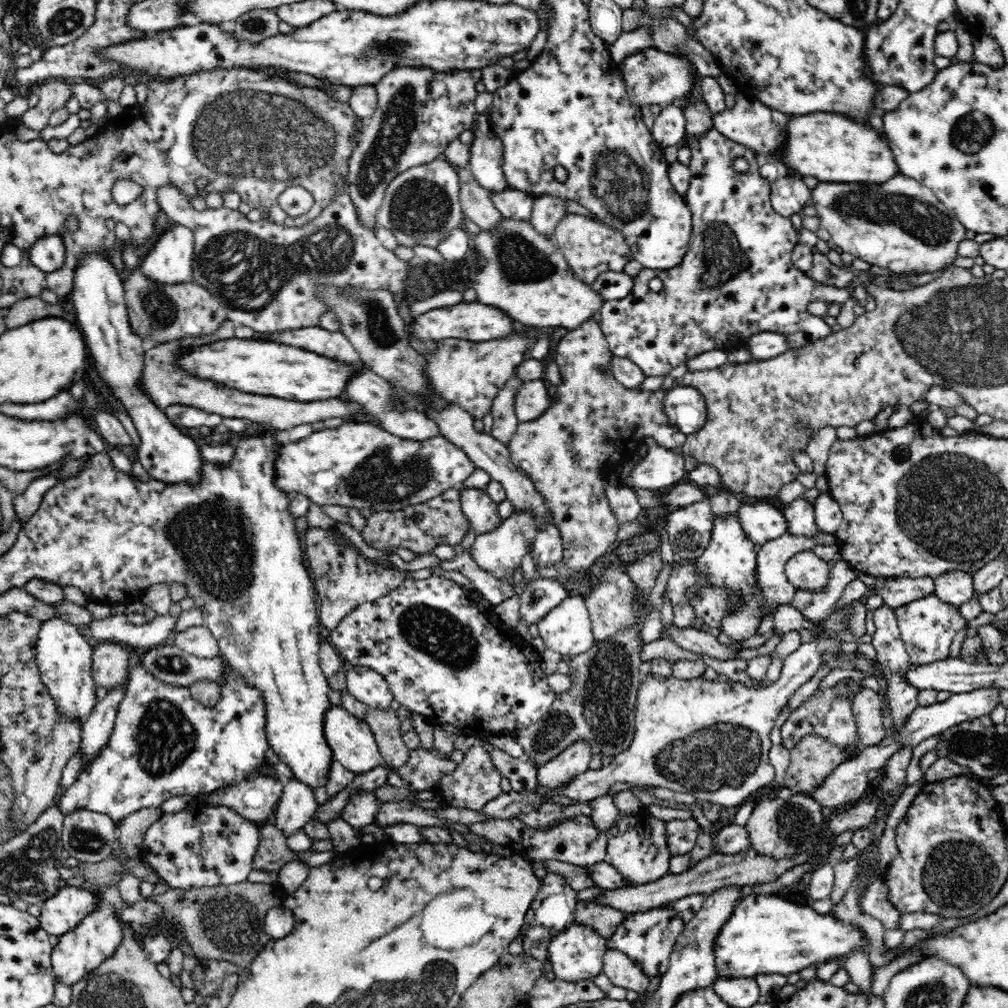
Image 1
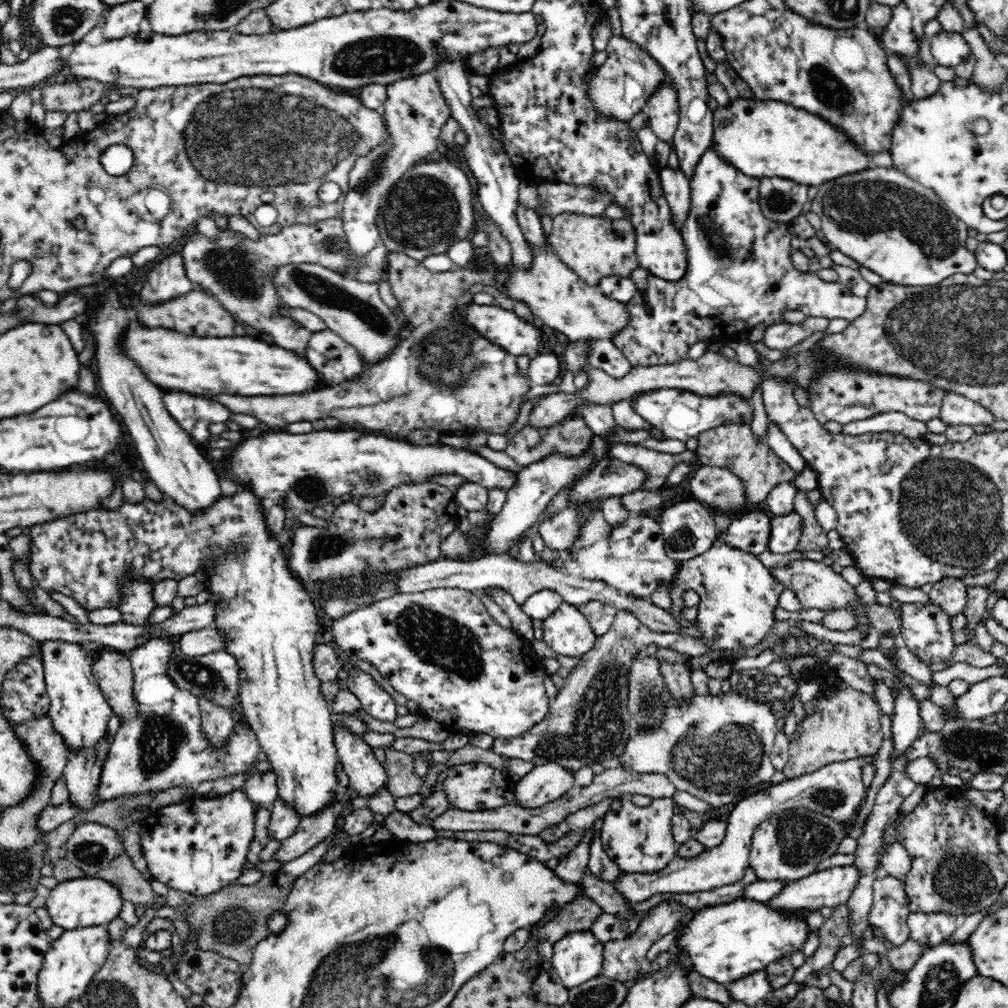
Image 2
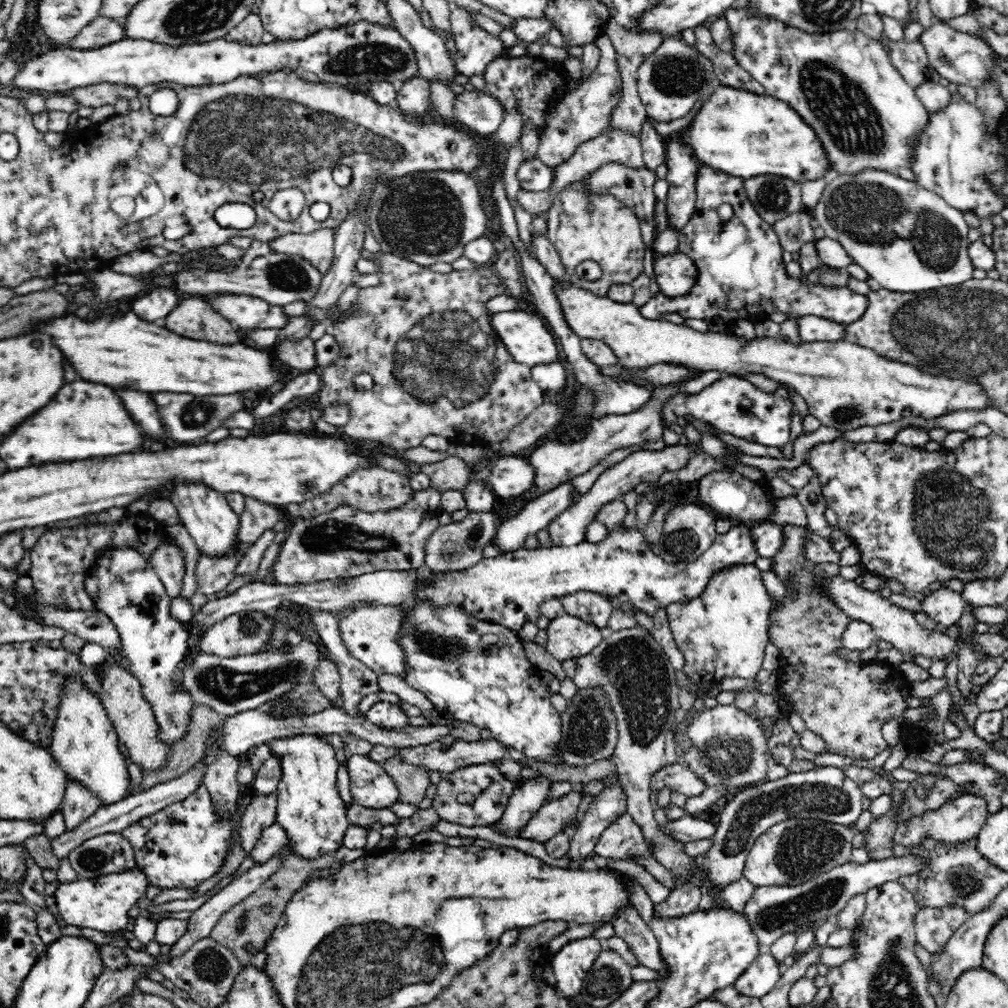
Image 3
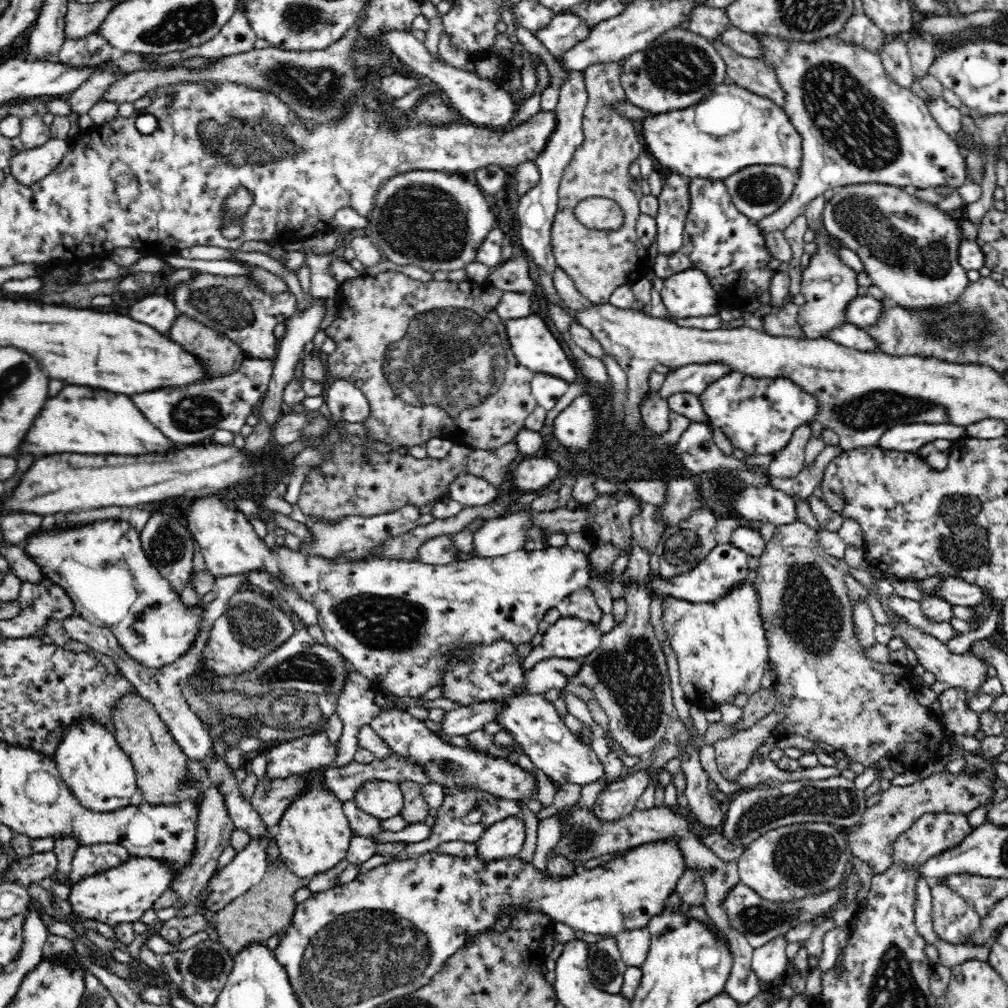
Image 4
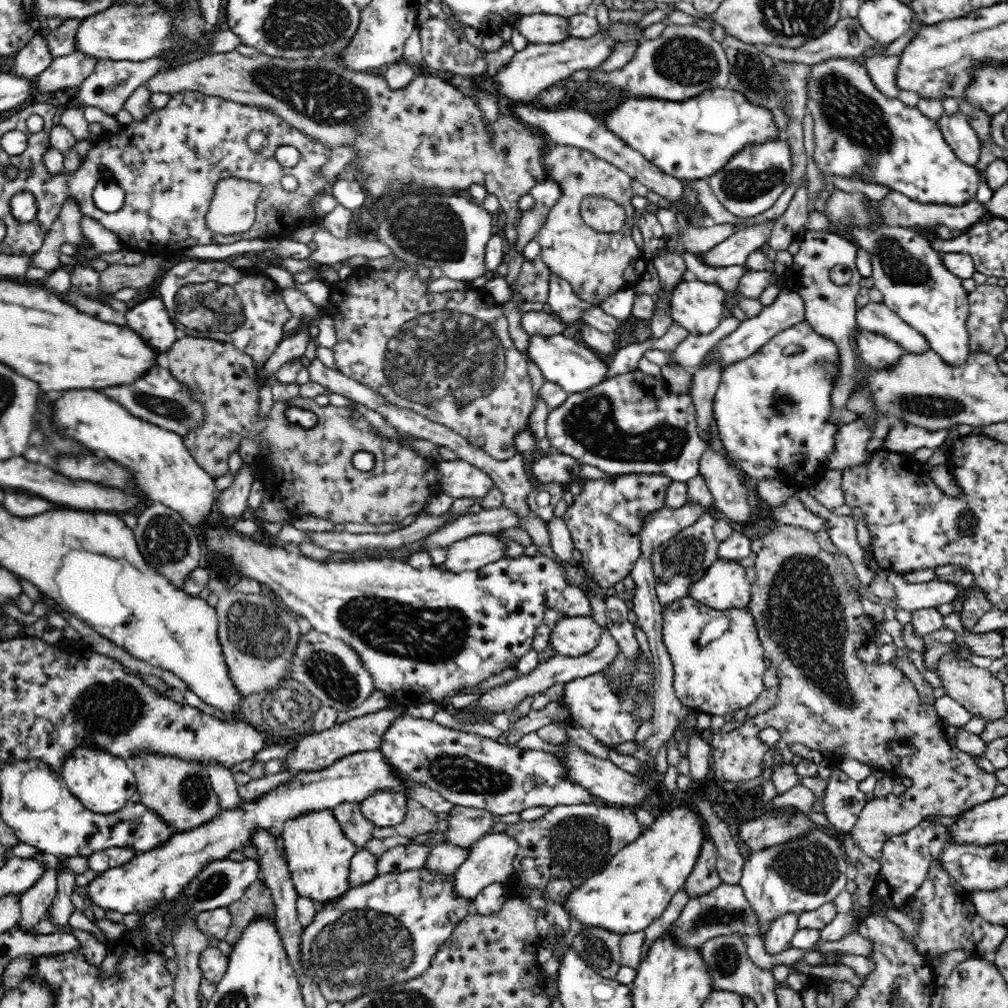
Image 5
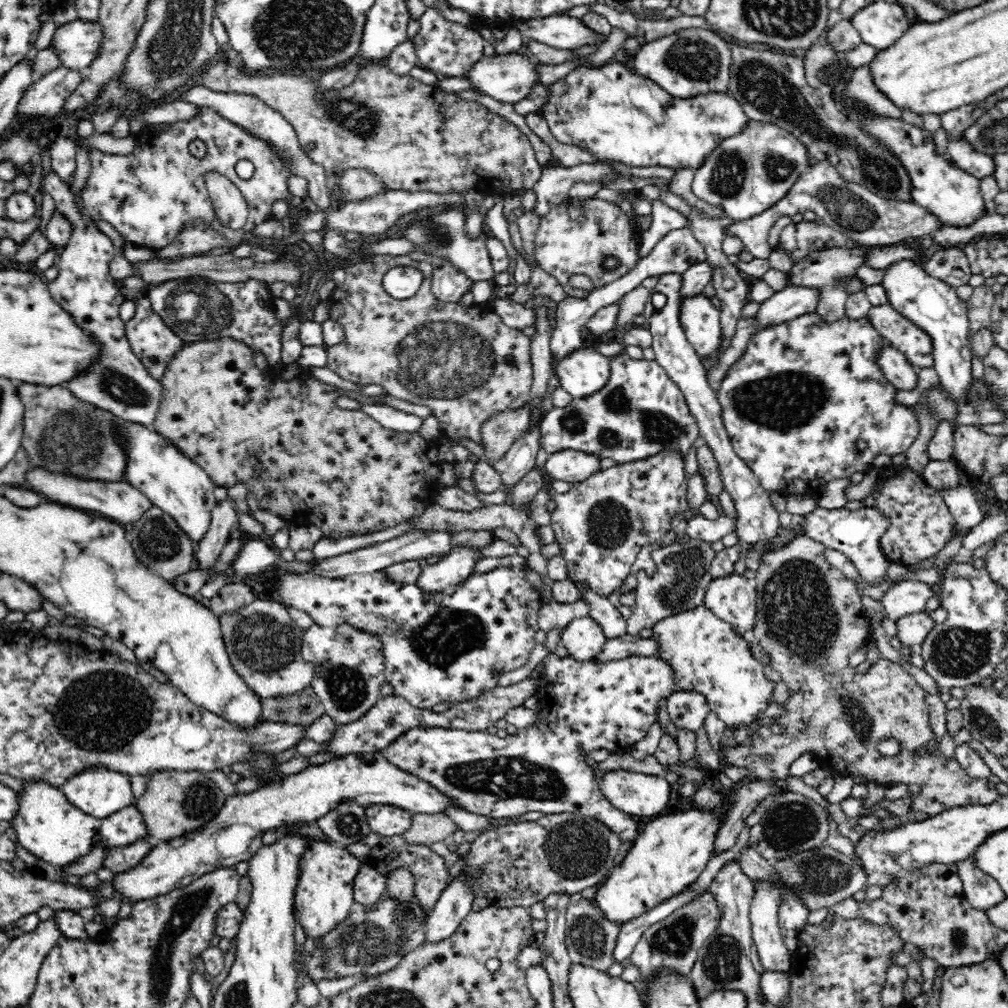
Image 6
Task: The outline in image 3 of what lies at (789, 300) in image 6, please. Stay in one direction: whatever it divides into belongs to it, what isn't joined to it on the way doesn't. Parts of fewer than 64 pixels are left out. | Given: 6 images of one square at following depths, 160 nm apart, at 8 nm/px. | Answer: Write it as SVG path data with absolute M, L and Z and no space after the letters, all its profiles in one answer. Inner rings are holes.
M692 372L688 378L680 380L680 382L670 382L670 384L662 384L662 386L651 386L649 402L643 408L637 409L635 412L618 415L610 414L598 420L592 421L592 430L584 440L572 444L561 444L560 442L546 442L544 445L534 451L528 458L530 465L536 467L536 482L526 493L519 496L520 503L530 501L545 492L552 491L557 488L561 482L570 480L576 476L580 476L590 471L602 458L606 458L608 454L614 450L624 449L640 445L641 443L656 442L663 438L663 410L666 403L670 402L674 396L682 392L684 385L689 381L700 377L704 372Z

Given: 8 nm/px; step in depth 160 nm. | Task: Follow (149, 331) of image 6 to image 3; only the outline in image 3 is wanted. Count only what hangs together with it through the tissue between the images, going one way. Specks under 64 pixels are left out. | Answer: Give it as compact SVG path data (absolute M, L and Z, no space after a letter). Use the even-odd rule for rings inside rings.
M156 287L141 298L135 298L132 310L148 322L160 324L179 305L182 295L170 287Z

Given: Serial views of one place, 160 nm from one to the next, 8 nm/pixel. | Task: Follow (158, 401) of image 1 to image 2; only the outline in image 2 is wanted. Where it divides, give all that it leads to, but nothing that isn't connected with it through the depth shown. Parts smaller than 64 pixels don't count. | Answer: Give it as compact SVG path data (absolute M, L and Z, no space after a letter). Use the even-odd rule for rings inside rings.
M391 252L388 254L388 256L386 256L386 263L385 263L385 268L384 268L384 279L389 281L392 293L397 302L397 307L392 308L391 310L392 310L392 313L394 313L394 317L396 317L396 321L398 321L398 325L400 325L400 332L398 332L398 346L394 346L393 348L390 348L390 350L388 350L388 354L386 354L384 356L384 358L380 358L380 360L378 360L378 362L368 362L367 360L364 360L363 356L361 356L361 354L360 354L360 361L362 361L362 372L360 372L360 374L358 374L358 376L354 376L354 378L350 378L350 380L348 380L348 379L342 380L342 382L340 382L340 384L324 384L321 387L316 388L310 392L306 391L306 392L296 392L294 394L280 394L280 395L273 395L272 397L240 397L240 395L217 394L217 395L214 395L213 397L208 397L208 398L214 398L214 401L218 400L218 402L224 404L224 406L226 406L226 409L228 409L228 411L230 411L232 413L248 414L249 416L256 418L258 423L261 426L263 426L265 429L276 428L279 430L283 430L283 429L285 429L286 426L289 426L292 422L300 422L302 420L312 421L312 420L317 420L317 419L326 419L326 418L333 417L333 418L336 418L341 423L342 428L350 429L350 430L354 430L354 431L364 431L364 432L368 432L368 433L374 433L375 435L380 434L380 435L384 435L384 436L389 436L390 438L398 438L399 440L405 440L406 442L408 442L408 438L410 438L410 434L412 434L412 432L418 432L418 430L434 430L435 432L438 432L440 434L446 434L446 433L456 433L456 432L459 432L462 430L466 430L466 429L473 429L475 431L475 433L486 432L489 435L491 435L491 434L504 435L515 424L515 421L517 420L517 418L519 416L522 404L524 402L526 402L525 397L527 396L527 393L529 392L529 390L531 389L533 384L529 380L528 373L522 372L520 370L520 368L518 368L517 357L515 357L513 354L506 352L506 349L503 349L500 345L490 342L488 338L484 338L477 330L475 330L475 328L473 326L470 326L470 324L468 324L465 321L465 318L463 317L463 312L466 310L466 308L468 308L472 303L474 303L473 296L475 294L470 291L470 288L474 284L481 284L483 286L493 286L494 288L496 288L496 283L497 283L496 278L497 277L498 276L496 276L496 273L494 273L493 270L478 271L478 270L470 270L470 269L462 268L462 269L458 269L454 272L452 272L452 271L434 272L433 270L428 270L423 265L422 262L414 260L414 258L410 258L410 256L408 256L404 253Z

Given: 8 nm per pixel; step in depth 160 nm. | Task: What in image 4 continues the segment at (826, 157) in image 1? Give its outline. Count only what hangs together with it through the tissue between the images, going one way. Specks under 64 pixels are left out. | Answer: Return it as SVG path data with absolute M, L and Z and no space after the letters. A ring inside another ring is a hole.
M736 83L719 84L688 108L648 114L636 120L638 135L661 172L686 178L724 179L744 166L779 164L796 172L802 164L802 139L782 107Z

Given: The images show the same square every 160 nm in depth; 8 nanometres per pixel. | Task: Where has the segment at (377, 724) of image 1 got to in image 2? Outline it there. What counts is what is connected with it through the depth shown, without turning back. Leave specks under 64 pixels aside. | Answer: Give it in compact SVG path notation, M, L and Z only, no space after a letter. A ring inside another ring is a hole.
M388 746L384 749L387 790L394 798L419 794L424 783L424 776L418 776L414 772L416 757L396 749L388 749Z

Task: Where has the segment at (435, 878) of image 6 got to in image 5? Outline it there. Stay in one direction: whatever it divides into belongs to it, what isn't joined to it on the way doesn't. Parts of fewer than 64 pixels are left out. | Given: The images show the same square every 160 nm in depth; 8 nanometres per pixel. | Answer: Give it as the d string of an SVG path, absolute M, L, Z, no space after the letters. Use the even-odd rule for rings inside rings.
M441 843L430 850L424 869L428 869L434 875L442 875L450 878L455 870L466 860L469 852L452 843Z

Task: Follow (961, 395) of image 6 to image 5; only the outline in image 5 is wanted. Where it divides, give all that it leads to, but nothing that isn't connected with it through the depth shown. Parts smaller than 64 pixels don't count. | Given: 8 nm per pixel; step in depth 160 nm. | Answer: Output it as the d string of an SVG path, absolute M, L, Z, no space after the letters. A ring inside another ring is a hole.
M886 225L873 229L854 229L848 232L840 230L839 233L852 240L859 248L870 252L871 276L875 287L882 293L883 303L906 324L923 334L932 351L940 356L946 366L957 367L964 364L971 352L967 327L969 300L967 292L962 287L962 281L942 265L940 254L930 247L928 240L934 237L934 233L910 228L886 227Z

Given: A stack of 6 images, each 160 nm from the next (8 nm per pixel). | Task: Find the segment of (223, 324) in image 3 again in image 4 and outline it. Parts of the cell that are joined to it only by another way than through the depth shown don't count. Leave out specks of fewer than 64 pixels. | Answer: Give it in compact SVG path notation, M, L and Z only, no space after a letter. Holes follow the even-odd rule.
M179 316L172 325L169 338L193 354L208 378L234 374L248 357L226 335L218 333L190 317Z

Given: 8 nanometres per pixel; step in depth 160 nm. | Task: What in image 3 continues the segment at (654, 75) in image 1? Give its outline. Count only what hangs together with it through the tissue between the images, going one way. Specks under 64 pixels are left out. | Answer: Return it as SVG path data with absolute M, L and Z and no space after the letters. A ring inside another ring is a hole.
M606 34L598 35L593 43L601 53L600 62L594 74L590 74L575 91L566 93L556 100L548 114L544 116L544 124L538 127L537 150L526 160L538 159L545 165L555 168L567 161L579 144L606 132L608 116L612 114L612 110L616 108L620 100L620 77L618 77L619 71L615 60L616 49Z

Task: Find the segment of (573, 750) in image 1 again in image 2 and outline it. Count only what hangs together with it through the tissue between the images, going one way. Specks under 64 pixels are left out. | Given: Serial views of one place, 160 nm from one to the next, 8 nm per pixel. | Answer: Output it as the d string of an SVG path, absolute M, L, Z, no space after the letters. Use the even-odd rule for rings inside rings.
M558 764L535 765L529 773L512 783L514 804L527 809L544 806L574 787L574 771Z

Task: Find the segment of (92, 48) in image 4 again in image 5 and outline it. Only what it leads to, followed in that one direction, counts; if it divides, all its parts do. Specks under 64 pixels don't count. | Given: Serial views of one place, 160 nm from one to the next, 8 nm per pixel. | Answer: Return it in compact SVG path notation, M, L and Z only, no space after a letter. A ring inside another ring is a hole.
M78 51L70 56L56 58L33 82L35 92L42 94L64 92L76 88L88 78L99 62L96 58L89 58Z

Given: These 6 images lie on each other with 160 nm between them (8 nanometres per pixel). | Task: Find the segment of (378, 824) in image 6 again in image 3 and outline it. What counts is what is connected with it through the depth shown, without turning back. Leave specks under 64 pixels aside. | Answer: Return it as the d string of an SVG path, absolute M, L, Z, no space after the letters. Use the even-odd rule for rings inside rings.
M348 755L350 793L352 800L367 809L391 808L399 800L393 778L372 759L364 755Z

